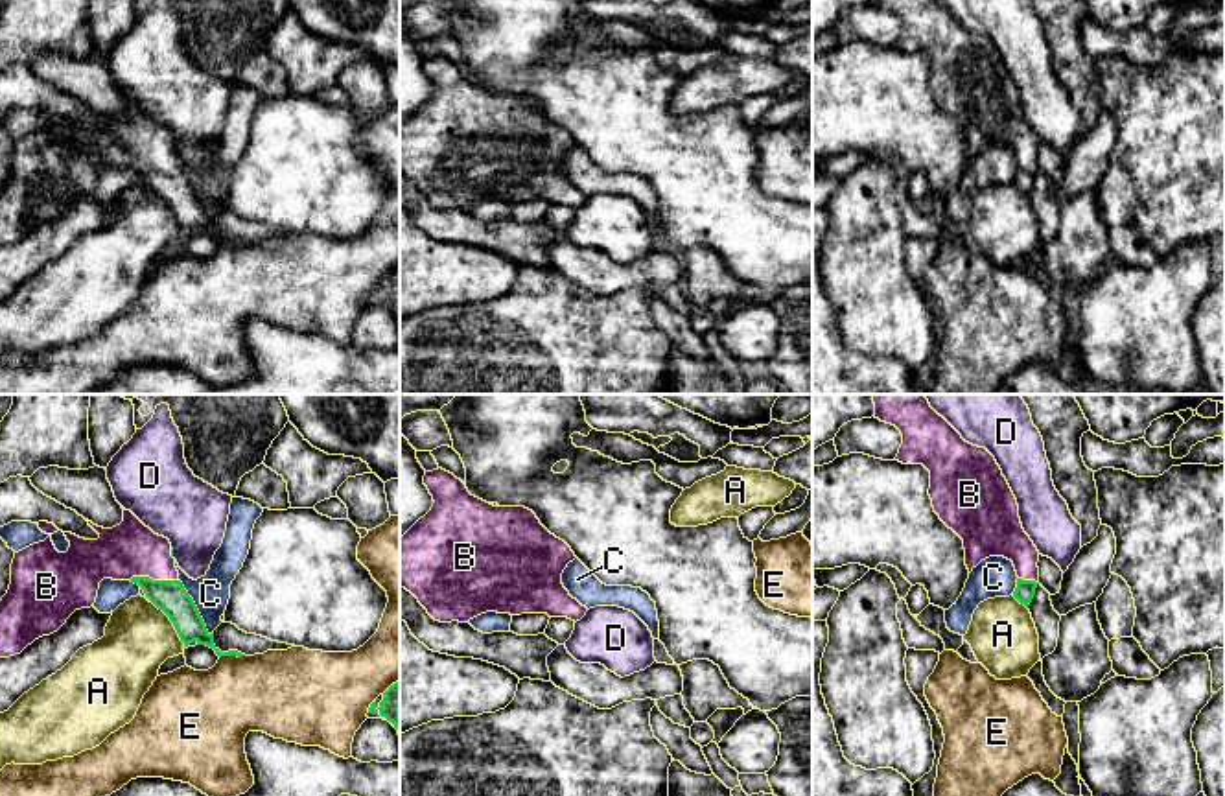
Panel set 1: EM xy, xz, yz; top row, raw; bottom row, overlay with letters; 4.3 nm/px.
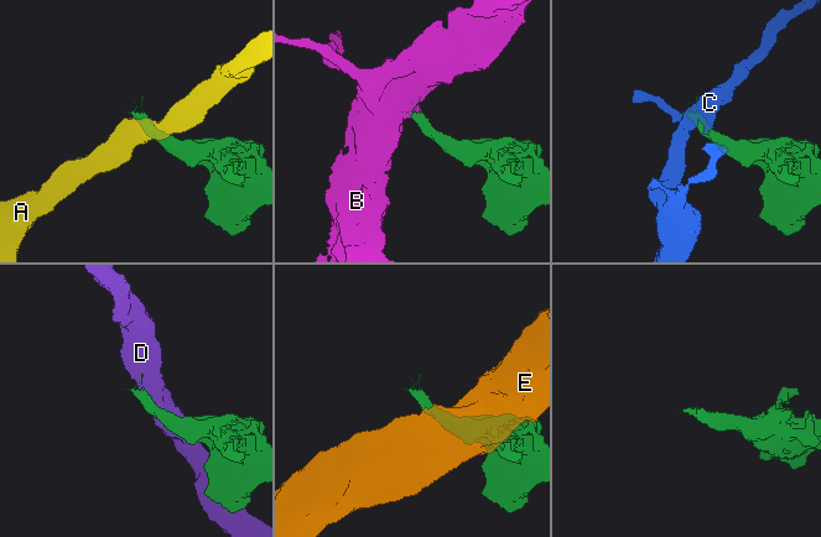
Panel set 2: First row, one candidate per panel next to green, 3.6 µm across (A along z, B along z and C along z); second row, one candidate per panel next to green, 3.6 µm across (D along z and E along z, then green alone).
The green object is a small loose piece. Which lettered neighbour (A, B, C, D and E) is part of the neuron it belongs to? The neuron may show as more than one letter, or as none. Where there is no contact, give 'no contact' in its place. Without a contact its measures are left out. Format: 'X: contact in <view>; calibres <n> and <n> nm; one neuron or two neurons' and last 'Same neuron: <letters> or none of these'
A: contact in xy; calibres 140 and 300 nm; two neurons
B: contact in xy; calibres 140 and 240 nm; one neuron
C: contact in xy; calibres 140 and 160 nm; two neurons
D: contact in xy; calibres 20 and 300 nm; two neurons
E: contact in xy; calibres 130 and 360 nm; two neurons
Same neuron: B

